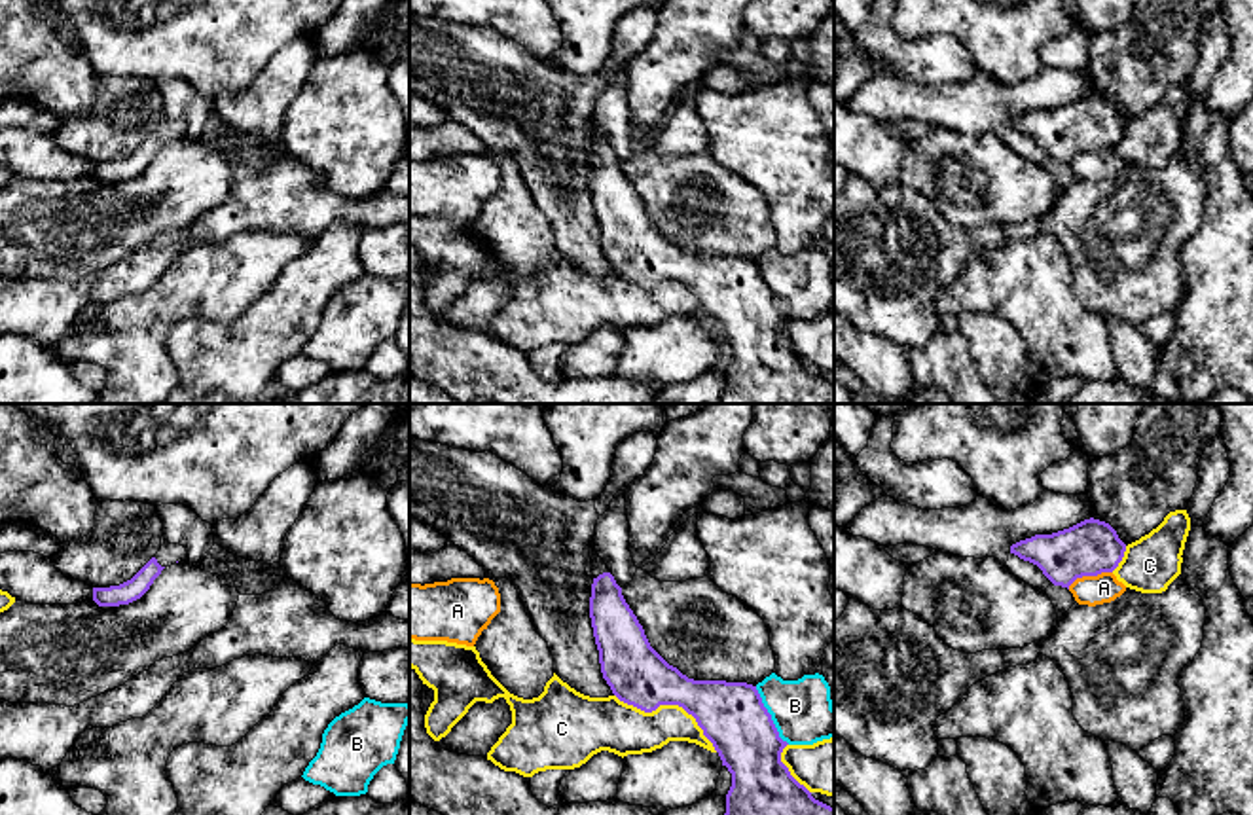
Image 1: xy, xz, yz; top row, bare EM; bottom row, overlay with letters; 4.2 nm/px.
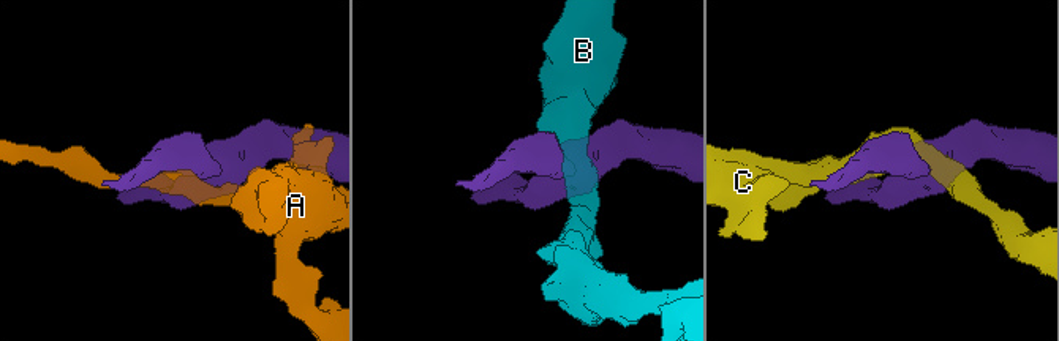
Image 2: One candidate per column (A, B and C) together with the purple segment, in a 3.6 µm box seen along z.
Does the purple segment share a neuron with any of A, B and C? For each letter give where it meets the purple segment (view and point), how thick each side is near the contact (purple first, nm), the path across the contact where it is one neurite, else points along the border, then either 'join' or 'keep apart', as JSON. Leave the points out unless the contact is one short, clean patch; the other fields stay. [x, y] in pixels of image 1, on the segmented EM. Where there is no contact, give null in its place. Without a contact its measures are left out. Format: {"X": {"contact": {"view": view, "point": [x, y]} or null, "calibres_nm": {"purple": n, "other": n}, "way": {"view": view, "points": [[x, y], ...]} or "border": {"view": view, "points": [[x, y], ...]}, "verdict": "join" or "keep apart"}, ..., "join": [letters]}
{"A": {"contact": {"view": "yz", "point": [1089, 575]}, "calibres_nm": {"purple": 240, "other": 130}, "verdict": "keep apart"}, "B": {"contact": {"view": "xz", "point": [770, 717]}, "calibres_nm": {"purple": 280, "other": 260}, "verdict": "keep apart"}, "C": {"contact": {"view": "xz", "point": [671, 704]}, "calibres_nm": {"purple": 260, "other": 220}, "verdict": "keep apart"}, "join": []}

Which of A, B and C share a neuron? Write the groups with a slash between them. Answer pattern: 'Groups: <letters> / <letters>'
Groups: A / B / C

